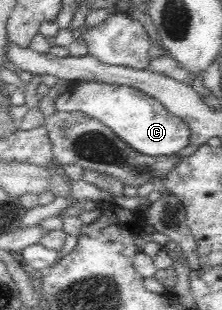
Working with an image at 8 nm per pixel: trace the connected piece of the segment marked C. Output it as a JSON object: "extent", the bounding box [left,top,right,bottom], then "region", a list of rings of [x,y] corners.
{"extent":[55,80,191,156],"region":[[[96,80],[76,82],[55,102],[56,110],[97,118],[111,128],[123,142],[147,156],[177,154],[191,144],[189,125],[169,112],[158,100],[128,84],[107,84]]]}

